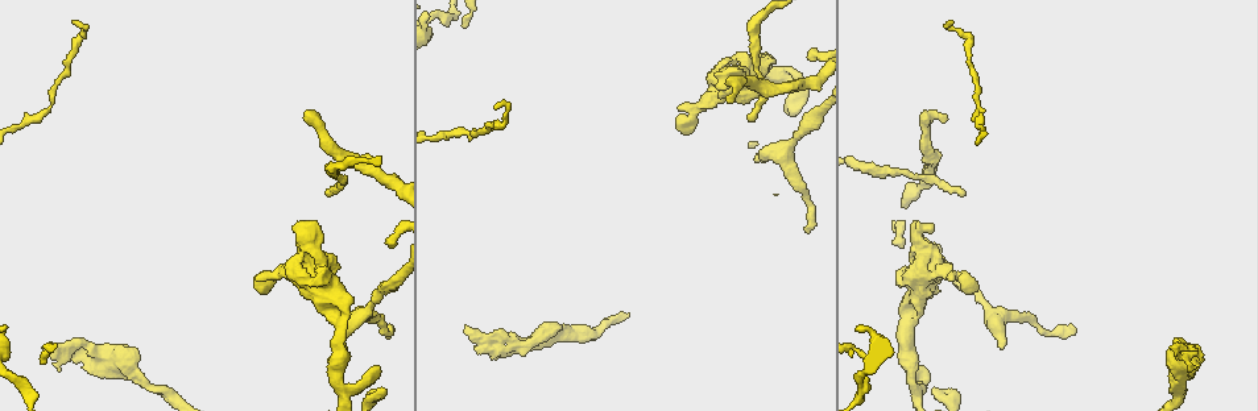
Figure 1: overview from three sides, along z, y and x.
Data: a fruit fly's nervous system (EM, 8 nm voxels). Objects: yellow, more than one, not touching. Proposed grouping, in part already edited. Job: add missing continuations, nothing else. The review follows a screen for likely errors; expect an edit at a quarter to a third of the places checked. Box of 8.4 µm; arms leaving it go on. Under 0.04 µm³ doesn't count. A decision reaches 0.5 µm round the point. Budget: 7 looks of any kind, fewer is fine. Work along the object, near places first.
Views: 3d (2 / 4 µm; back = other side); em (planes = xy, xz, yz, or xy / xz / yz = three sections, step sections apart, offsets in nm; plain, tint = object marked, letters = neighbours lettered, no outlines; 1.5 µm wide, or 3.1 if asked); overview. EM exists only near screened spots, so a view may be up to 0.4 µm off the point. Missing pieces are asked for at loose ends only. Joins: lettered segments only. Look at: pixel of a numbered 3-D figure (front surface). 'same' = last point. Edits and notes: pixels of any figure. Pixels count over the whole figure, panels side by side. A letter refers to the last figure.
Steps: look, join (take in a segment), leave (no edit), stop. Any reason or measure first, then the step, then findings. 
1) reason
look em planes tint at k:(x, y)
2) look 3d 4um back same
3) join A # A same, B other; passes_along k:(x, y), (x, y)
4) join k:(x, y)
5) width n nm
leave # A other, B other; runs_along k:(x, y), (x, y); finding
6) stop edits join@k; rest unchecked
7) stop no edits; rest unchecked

branch stops here
look em planes letters at 1:(946, 120)

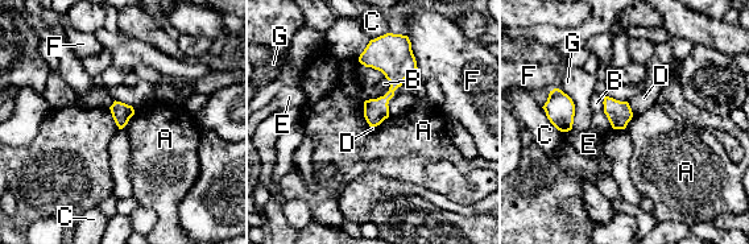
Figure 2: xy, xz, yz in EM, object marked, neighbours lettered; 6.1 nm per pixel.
width 120 nm
leave # A other, B other, C other, D other, E other, F other, G other; border 2:(135, 111), (121, 128); none of them fits

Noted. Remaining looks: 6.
stops while still wide
look 3d 4um back at 1:(335, 259)

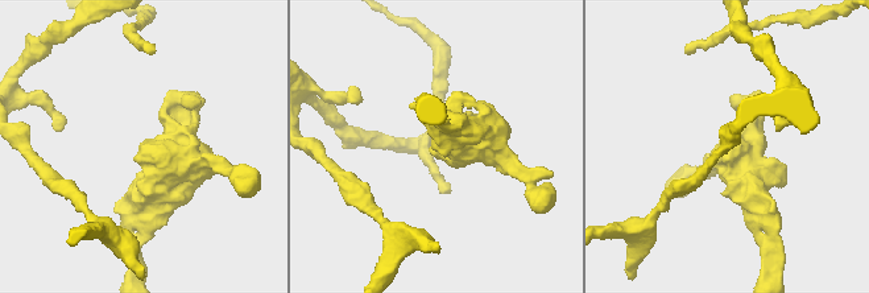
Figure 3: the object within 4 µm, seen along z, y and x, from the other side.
look em planes tint at 3:(142, 142)

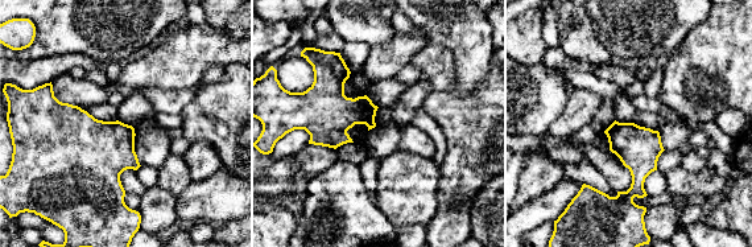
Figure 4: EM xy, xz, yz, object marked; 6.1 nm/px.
see the neighbours
look em planes letters same

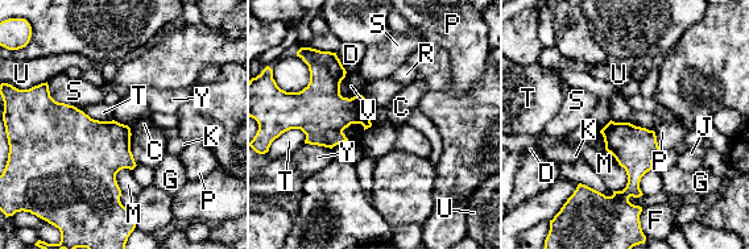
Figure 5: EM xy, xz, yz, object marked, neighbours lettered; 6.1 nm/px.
leave # C other, D other, F other, G other, J other, K other, M other, P other, R other, S other, T other, U other, V other, Y other; border 5:(75, 107), (94, 119), (112, 120); no lettered segment goes on from it

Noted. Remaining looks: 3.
look 3d 2um back at 1:(1176, 355)

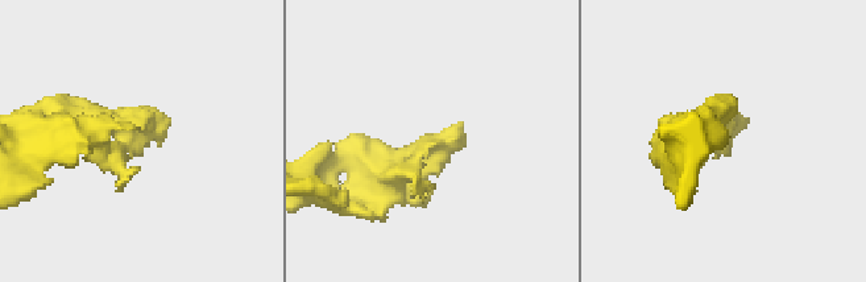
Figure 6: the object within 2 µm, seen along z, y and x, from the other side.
need the tissue
look em planes letters at 6:(731, 147)

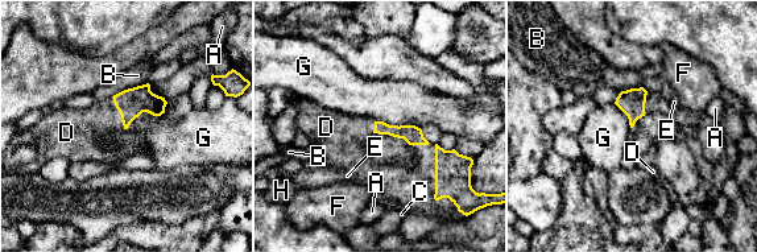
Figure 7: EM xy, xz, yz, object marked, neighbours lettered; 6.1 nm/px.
join D # A other, B other, C other, D same, E other, F other, G other, H other; passes_along 7:(131, 103), (119, 111), (82, 127); the cell continues

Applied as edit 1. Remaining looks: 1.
stop edits join@7; rest unchecked

